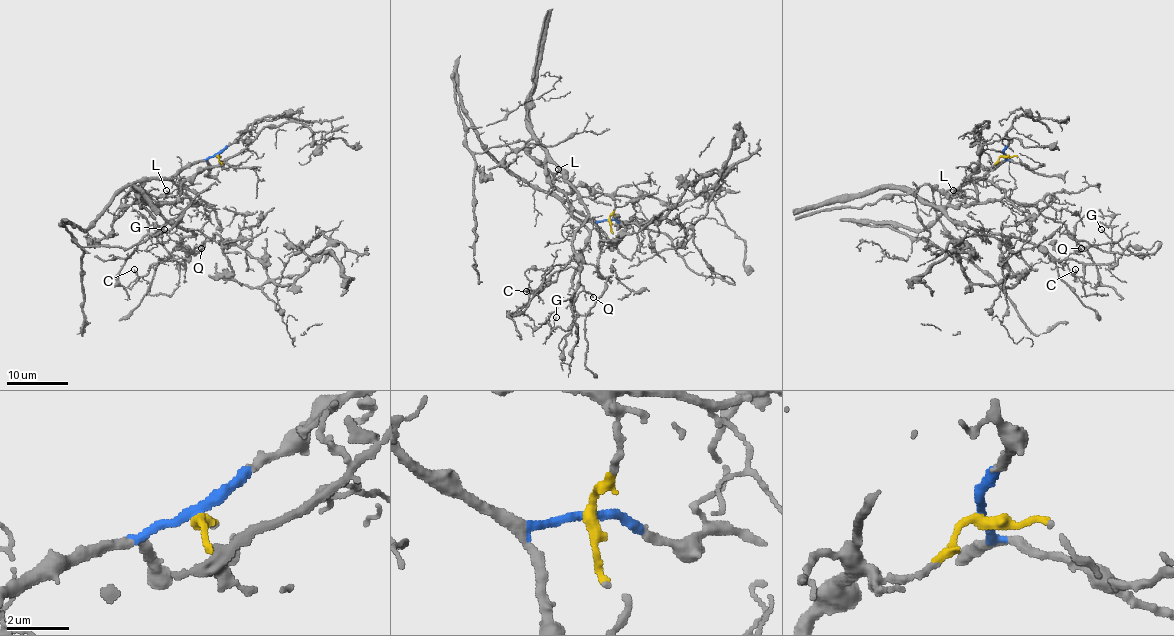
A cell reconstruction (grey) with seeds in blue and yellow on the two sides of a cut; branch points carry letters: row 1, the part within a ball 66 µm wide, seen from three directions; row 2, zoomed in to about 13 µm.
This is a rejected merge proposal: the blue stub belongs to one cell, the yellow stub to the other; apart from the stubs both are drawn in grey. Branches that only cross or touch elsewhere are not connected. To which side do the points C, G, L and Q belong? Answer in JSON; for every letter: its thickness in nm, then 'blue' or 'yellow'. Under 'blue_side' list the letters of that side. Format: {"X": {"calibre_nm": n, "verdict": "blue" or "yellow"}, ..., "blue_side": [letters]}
{"C": {"calibre_nm": 90, "verdict": "yellow"}, "G": {"calibre_nm": 90, "verdict": "yellow"}, "L": {"calibre_nm": 120, "verdict": "yellow"}, "Q": {"calibre_nm": 130, "verdict": "yellow"}, "blue_side": []}

